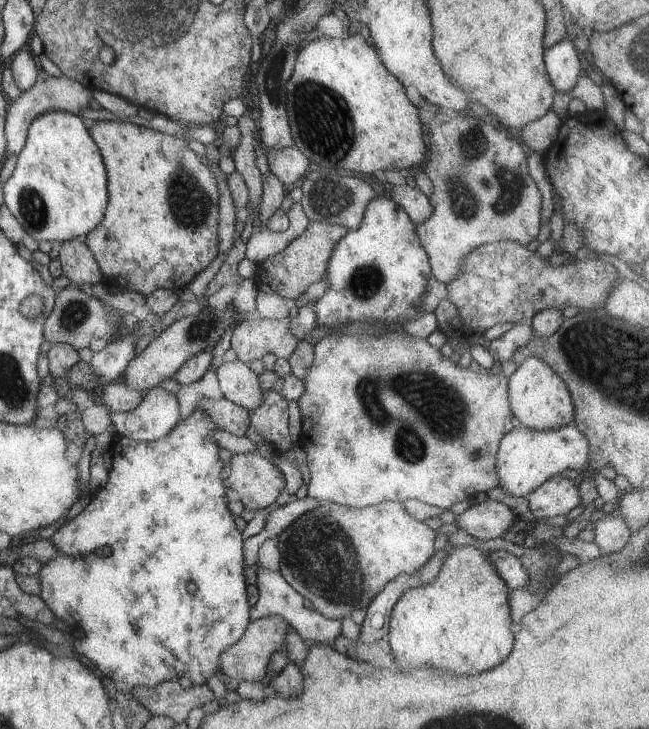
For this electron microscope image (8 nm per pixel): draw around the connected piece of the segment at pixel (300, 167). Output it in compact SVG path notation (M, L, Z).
M295 145L284 150L272 150L267 152L268 165L271 172L276 174L276 178L282 184L292 187L302 176L313 167L312 163Z

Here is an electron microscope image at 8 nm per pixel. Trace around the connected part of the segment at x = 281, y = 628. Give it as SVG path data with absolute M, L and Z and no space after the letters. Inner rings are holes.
M267 615L250 620L242 638L238 642L234 642L232 646L228 646L226 650L222 650L222 654L220 654L221 671L238 683L242 680L260 682L268 672L271 655L276 650L280 650L286 643L286 634L290 632L290 627L284 618L276 615Z

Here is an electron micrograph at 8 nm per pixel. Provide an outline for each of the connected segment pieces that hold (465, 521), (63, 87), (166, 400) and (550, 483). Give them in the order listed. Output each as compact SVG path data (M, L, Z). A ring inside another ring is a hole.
M486 500L482 504L470 506L456 517L454 522L470 536L482 541L505 537L516 517L506 504L496 500Z
M40 67L36 84L30 90L24 92L19 99L8 103L5 125L6 152L3 155L4 160L8 160L12 155L18 156L22 152L22 148L26 144L28 130L34 118L38 118L40 114L44 114L48 110L66 110L66 112L79 115L82 108L89 107L92 98L91 89L84 87L80 82L67 78L66 76L55 78Z
M160 387L146 391L146 396L142 398L142 402L133 410L120 413L109 412L109 414L112 423L118 430L118 435L144 442L154 442L160 440L160 438L166 438L166 434L170 434L170 430L178 424L181 418L177 396Z
M554 476L530 492L528 504L537 520L558 515L571 515L580 510L581 498L577 481Z

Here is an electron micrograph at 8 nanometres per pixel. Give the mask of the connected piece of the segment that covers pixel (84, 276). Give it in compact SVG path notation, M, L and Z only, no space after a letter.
M84 236L66 240L56 246L60 252L59 260L63 276L68 276L73 286L88 284L92 287L98 282L105 281Z

